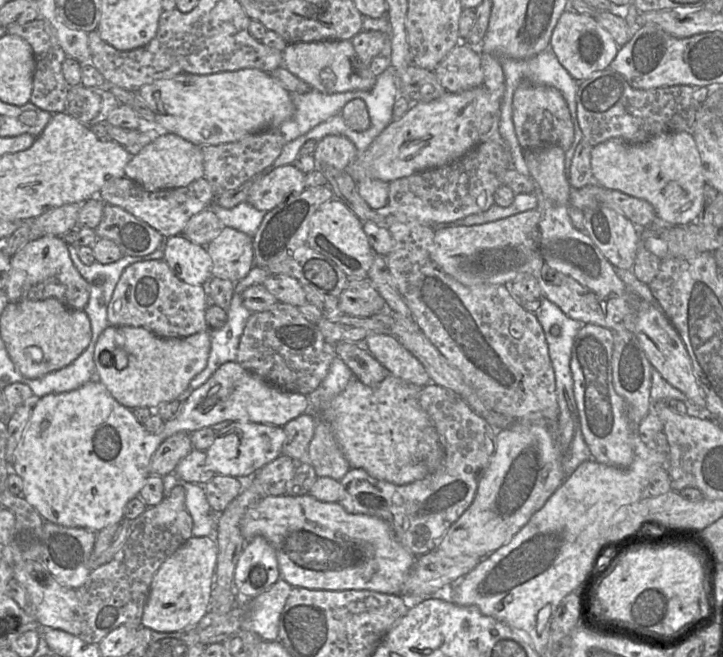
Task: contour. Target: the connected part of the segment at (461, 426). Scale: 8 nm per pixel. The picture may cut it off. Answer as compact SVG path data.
M428 383L421 388L419 403L434 424L444 450L444 459L437 470L422 480L397 485L376 478L363 468L351 468L340 480L343 493L339 500L349 513L375 516L388 522L397 539L416 557L435 550L449 527L473 503L478 485L495 454L499 432L475 413L460 395L435 383Z

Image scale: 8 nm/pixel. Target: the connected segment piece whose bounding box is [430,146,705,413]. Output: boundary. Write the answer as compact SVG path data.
M552 146L525 154L529 175L536 184L536 208L485 224L437 228L431 260L444 273L467 286L510 286L522 275L533 275L540 285L542 298L549 299L568 316L583 324L634 333L653 368L686 395L692 412L705 413L704 393L675 327L660 306L642 300L639 309L634 310L630 305L630 291L615 268L589 235L573 226L569 216L572 187L565 171L565 152Z

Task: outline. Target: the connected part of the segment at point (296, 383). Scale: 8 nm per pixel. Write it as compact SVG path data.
M278 301L266 311L251 314L239 341L236 362L273 385L308 395L325 379L336 357L336 345L326 340L316 324L308 321L298 307Z

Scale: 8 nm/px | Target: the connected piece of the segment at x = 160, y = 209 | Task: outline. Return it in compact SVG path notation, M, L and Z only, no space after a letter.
M123 177L107 182L100 190L98 197L105 203L118 206L143 220L165 238L183 233L191 217L214 202L215 191L204 178L193 181L189 185L174 189L150 192L133 180Z

